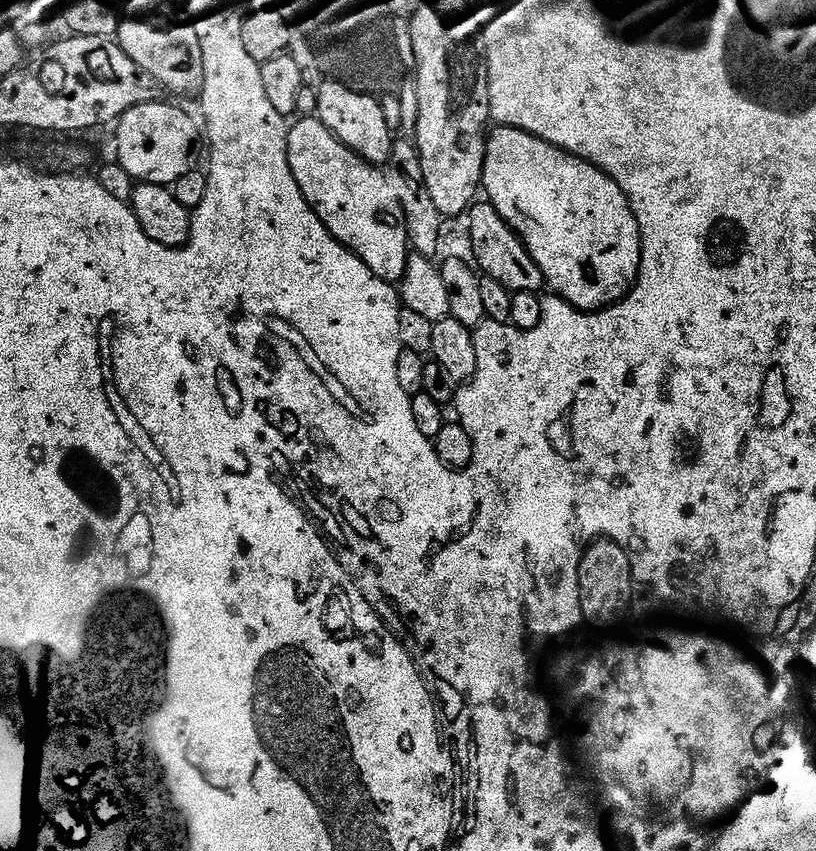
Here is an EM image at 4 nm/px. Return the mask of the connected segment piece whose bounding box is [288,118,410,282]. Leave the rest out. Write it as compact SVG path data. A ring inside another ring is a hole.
M319 118L311 119L297 119L297 124L293 123L288 129L288 161L294 174L294 182L298 182L298 190L302 190L306 202L326 226L332 239L345 244L358 259L370 266L370 270L378 278L389 282L403 281L410 255L408 231L402 206L398 206L398 198L394 198L394 190L390 190L387 175L377 165L368 164L360 156L353 154Z

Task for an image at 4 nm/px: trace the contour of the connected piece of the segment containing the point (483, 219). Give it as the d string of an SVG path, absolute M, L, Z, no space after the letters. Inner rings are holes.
M473 203L466 213L466 226L470 230L470 242L474 242L475 267L487 279L502 282L502 286L506 286L511 293L539 293L545 287L542 270L538 270L534 258L530 258L524 243L516 237L516 231L502 219L492 204Z

